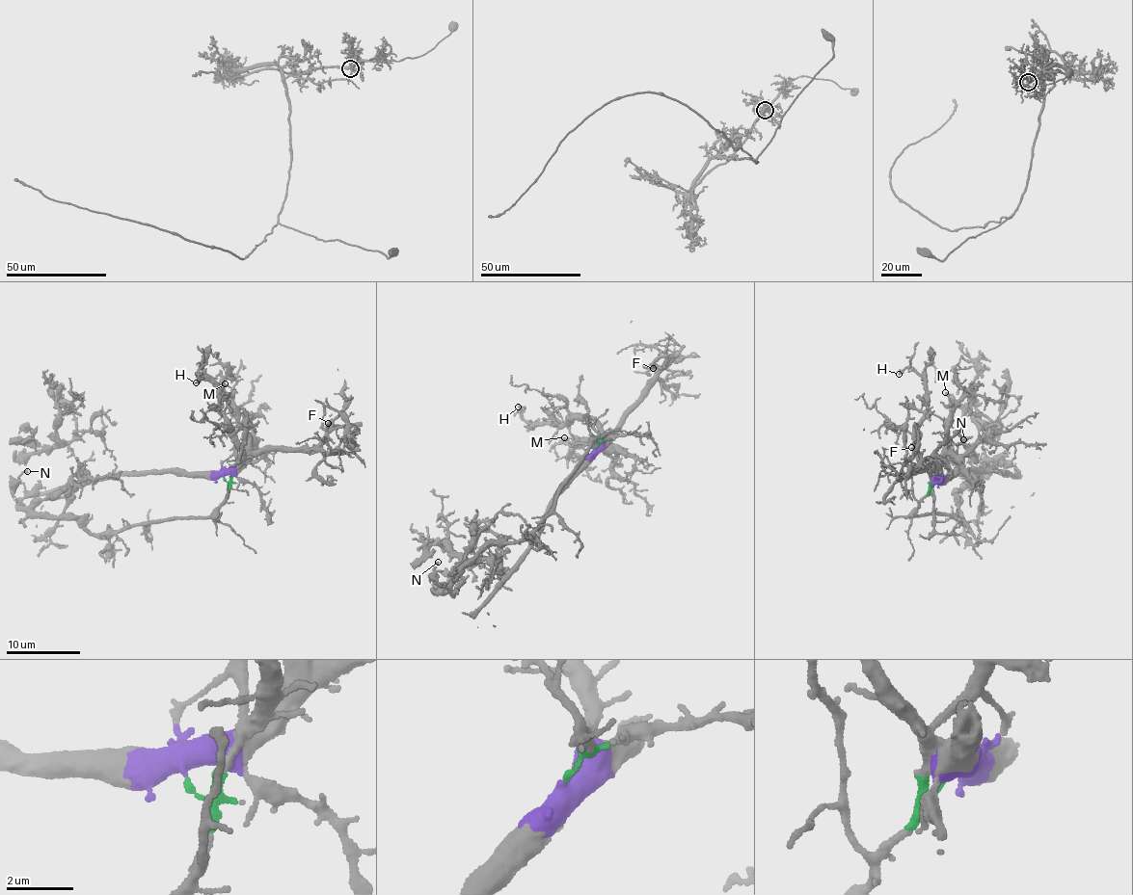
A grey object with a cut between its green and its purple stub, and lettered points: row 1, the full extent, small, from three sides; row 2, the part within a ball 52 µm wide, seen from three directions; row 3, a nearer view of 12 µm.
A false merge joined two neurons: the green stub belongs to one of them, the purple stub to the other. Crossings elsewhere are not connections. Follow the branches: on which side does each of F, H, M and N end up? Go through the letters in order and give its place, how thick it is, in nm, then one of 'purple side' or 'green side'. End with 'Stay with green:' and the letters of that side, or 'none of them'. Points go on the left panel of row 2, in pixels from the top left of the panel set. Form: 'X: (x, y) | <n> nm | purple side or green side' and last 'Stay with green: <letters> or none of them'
F: (328, 423) | 110 nm | purple side
H: (196, 382) | 260 nm | purple side
M: (225, 383) | 170 nm | purple side
N: (27, 471) | 170 nm | green side
Stay with green: N

